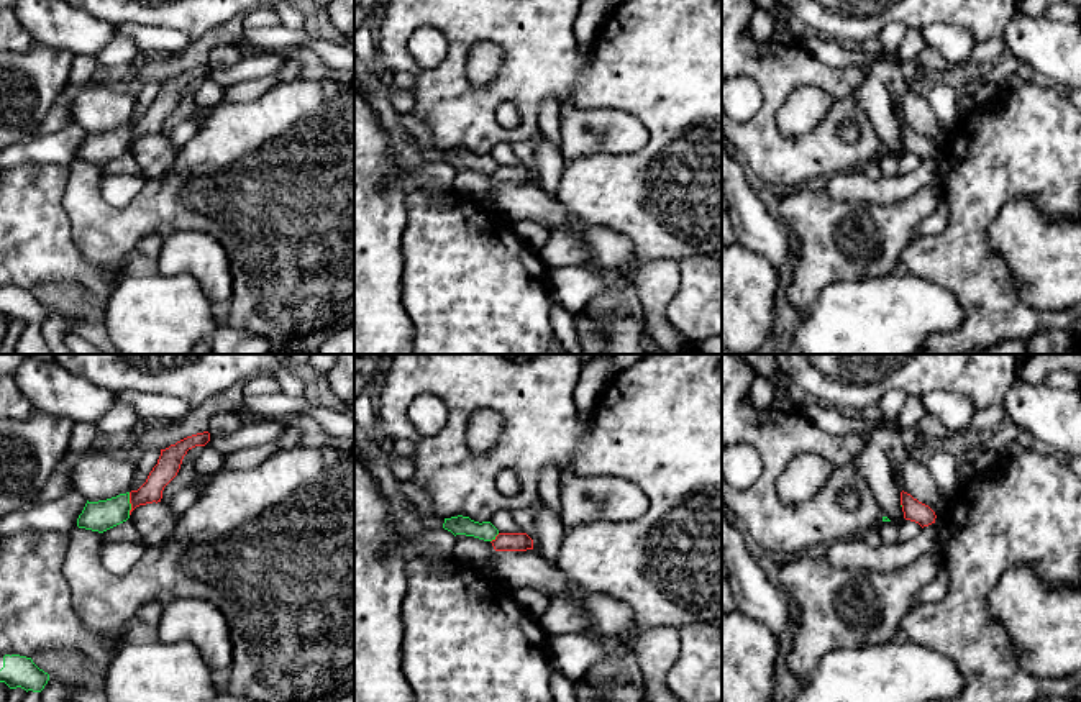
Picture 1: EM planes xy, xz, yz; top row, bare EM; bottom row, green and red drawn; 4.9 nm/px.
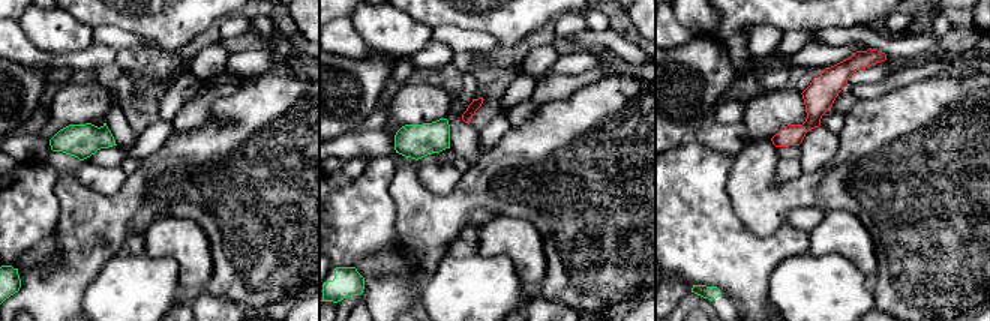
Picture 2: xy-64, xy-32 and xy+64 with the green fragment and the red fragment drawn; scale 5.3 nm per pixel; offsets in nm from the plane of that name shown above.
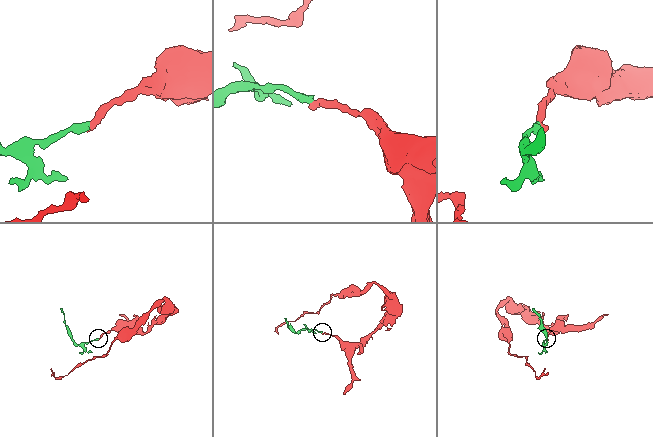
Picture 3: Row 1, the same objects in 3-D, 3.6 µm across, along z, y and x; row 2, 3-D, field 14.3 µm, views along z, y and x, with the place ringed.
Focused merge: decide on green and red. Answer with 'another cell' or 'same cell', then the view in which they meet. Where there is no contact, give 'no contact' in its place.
another cell | xy

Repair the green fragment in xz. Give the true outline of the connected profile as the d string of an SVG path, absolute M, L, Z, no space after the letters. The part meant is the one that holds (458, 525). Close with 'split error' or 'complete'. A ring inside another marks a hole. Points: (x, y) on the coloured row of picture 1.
M469 517L445 518L443 528L456 535L474 536L484 541L492 541L499 535L499 530L490 522L474 522Z; complete

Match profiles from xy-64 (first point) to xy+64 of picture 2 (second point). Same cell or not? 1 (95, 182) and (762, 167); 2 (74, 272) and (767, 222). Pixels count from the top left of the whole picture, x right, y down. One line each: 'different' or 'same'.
1: different
2: same

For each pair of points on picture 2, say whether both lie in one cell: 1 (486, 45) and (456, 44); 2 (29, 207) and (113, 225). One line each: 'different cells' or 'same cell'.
1: same cell
2: different cells

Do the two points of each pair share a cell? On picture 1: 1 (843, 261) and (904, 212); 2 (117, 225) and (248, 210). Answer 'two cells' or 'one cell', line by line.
1: one cell
2: one cell

